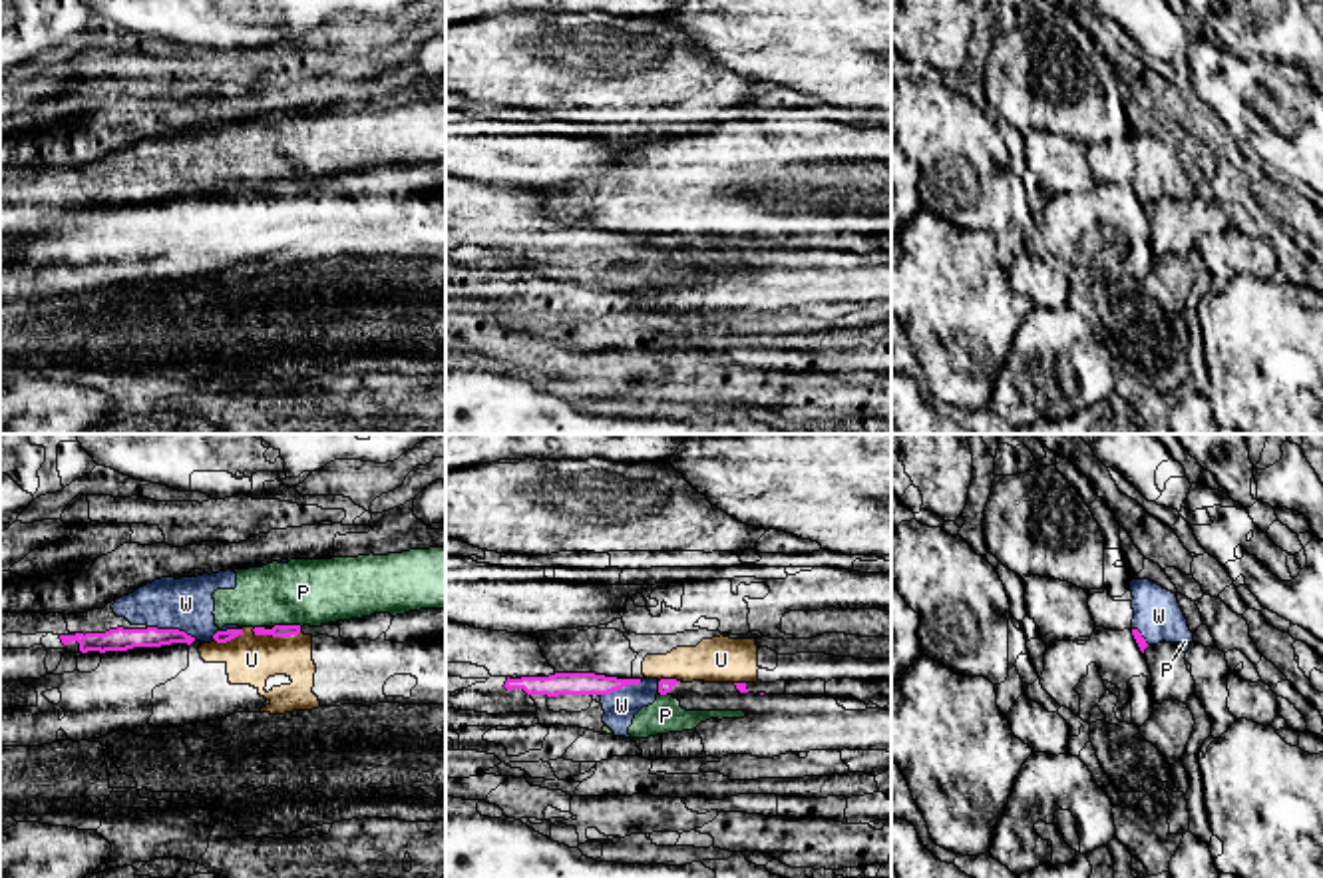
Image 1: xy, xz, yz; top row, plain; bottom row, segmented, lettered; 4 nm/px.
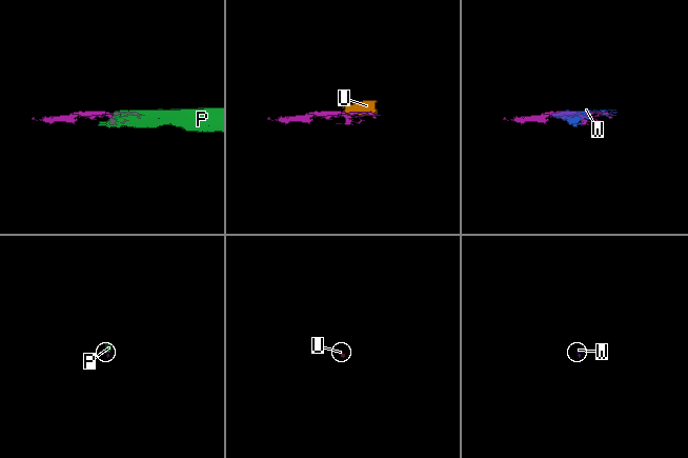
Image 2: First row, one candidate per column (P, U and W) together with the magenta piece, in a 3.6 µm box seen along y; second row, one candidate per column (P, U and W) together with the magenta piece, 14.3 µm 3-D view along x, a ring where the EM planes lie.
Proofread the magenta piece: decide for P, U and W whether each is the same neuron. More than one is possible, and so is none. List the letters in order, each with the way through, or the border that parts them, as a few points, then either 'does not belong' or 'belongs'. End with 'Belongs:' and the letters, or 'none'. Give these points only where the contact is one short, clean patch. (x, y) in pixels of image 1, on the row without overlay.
P: belongs
U: border xy (301, 182), (291, 190), (257, 190), (251, 184); does not belong
W: belongs
Belongs: P, W

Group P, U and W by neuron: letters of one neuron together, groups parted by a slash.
P W / U

